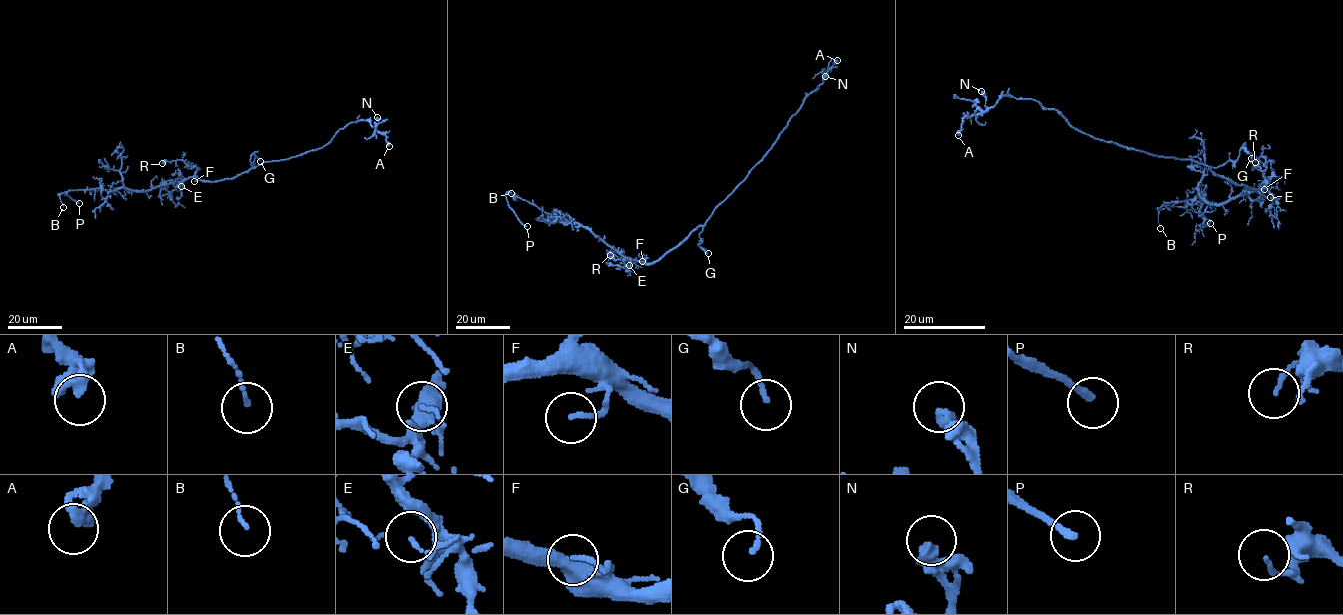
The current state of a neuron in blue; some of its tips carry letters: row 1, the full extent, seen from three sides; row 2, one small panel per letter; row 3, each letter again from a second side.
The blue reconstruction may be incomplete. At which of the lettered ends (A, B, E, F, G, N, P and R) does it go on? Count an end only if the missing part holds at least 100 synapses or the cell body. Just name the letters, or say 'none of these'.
P

